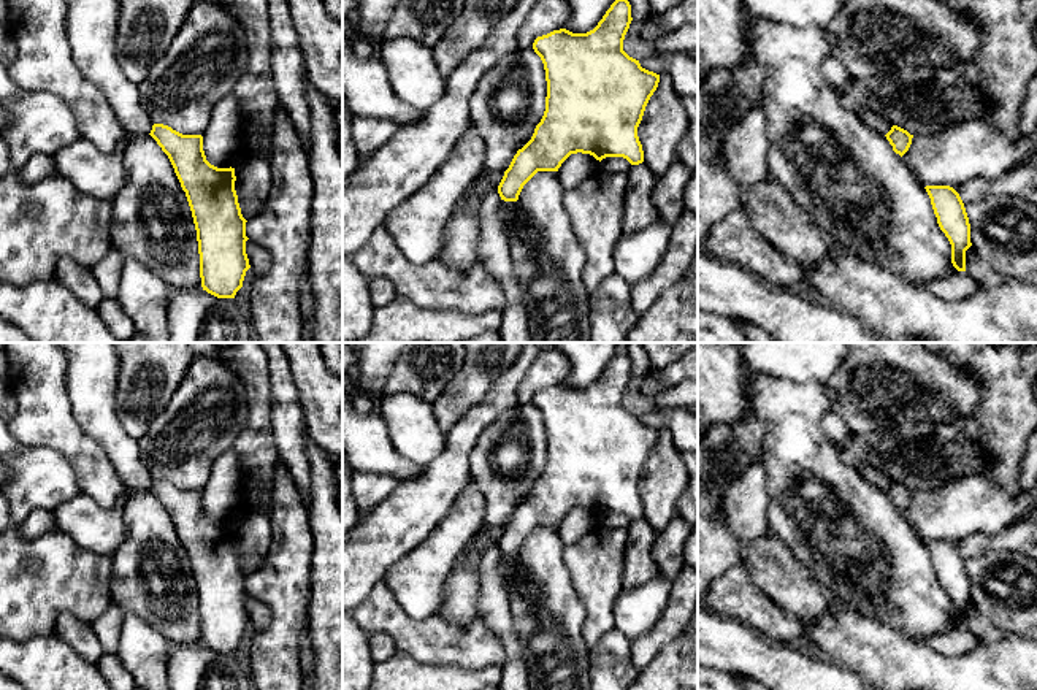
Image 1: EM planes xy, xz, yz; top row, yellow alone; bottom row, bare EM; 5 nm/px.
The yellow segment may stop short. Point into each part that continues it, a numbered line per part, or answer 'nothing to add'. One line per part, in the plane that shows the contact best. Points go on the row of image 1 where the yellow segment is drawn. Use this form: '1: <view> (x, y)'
nothing to add

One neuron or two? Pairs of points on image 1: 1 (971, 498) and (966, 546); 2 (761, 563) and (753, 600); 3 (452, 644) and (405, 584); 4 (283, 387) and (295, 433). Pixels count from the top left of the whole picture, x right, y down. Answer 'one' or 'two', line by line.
1: two
2: two
3: two
4: one

